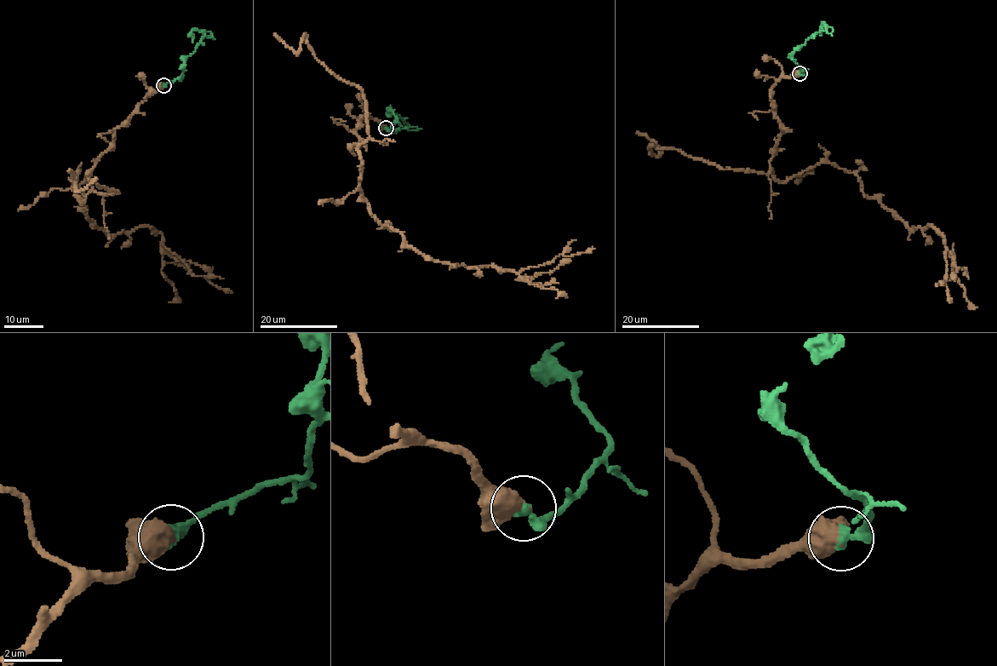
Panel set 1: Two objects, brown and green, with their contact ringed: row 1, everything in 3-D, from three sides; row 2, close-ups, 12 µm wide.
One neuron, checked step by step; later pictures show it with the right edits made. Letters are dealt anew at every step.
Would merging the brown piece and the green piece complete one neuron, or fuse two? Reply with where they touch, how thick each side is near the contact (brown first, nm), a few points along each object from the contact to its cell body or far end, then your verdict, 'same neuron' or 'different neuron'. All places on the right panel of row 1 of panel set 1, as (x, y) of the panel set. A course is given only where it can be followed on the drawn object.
(799, 73) | 750/420 nm | brown via (799, 73), (772, 89), (782, 133), (773, 176), (833, 163), (909, 227), (932, 225), (944, 237), (950, 302) | green via (800, 73), (803, 71), (792, 58), (792, 53), (825, 29), (822, 23), (820, 35) | same neuron

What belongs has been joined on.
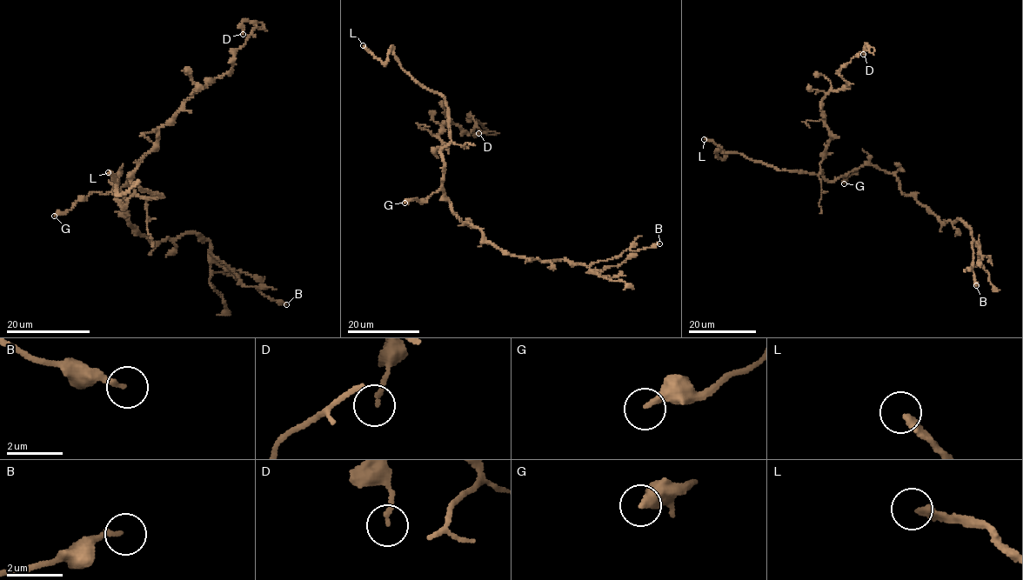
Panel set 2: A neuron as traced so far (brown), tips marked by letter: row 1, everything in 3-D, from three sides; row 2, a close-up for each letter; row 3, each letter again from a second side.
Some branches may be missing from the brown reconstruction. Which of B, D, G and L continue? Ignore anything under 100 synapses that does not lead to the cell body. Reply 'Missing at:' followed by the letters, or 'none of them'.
Missing at: L

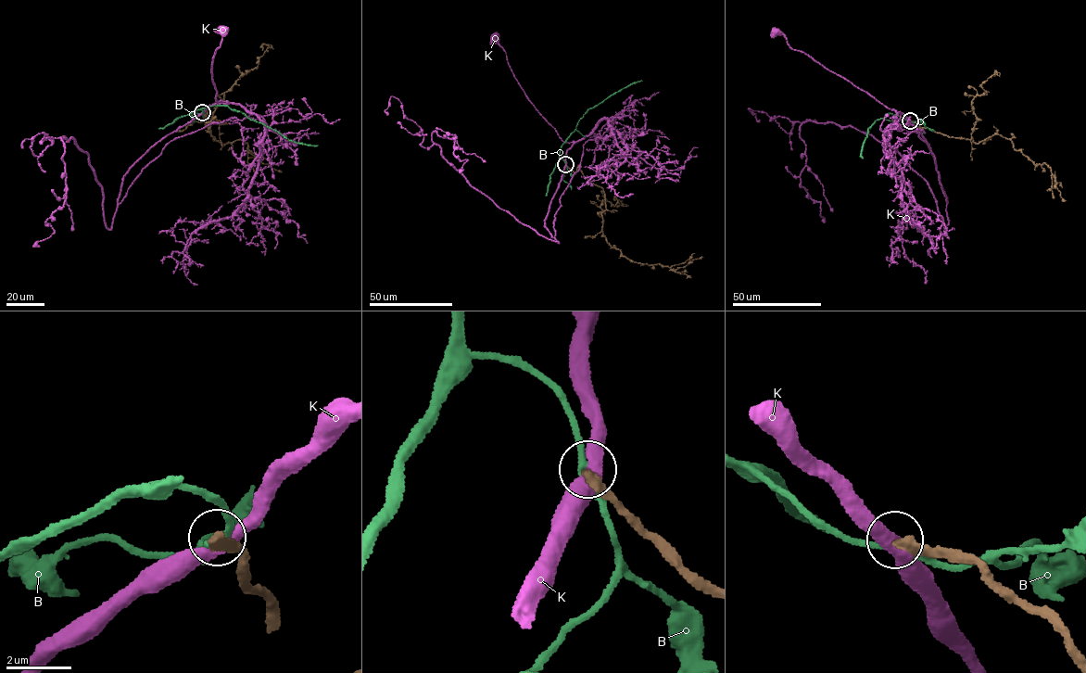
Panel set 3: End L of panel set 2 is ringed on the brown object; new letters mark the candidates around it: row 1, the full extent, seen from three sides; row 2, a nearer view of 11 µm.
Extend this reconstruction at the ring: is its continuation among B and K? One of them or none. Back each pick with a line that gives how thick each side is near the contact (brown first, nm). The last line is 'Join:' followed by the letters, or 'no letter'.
Join: no letter

